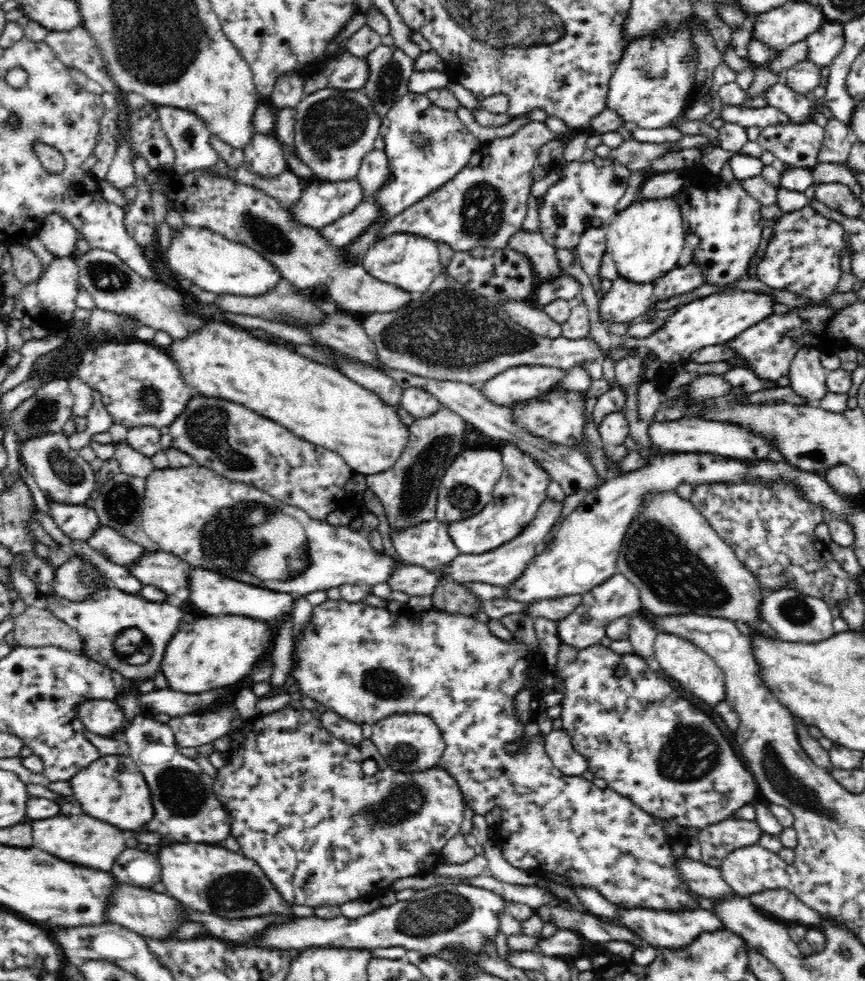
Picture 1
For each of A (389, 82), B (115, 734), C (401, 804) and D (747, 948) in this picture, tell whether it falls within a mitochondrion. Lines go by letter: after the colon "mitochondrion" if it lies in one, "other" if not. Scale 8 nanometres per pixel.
A: mitochondrion
B: other
C: mitochondrion
D: other

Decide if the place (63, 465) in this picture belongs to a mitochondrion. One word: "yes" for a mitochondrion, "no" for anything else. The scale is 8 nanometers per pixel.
yes

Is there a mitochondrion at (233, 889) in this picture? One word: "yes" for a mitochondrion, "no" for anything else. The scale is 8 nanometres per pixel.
yes

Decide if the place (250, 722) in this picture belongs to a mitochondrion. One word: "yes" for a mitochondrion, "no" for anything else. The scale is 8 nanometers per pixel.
no

